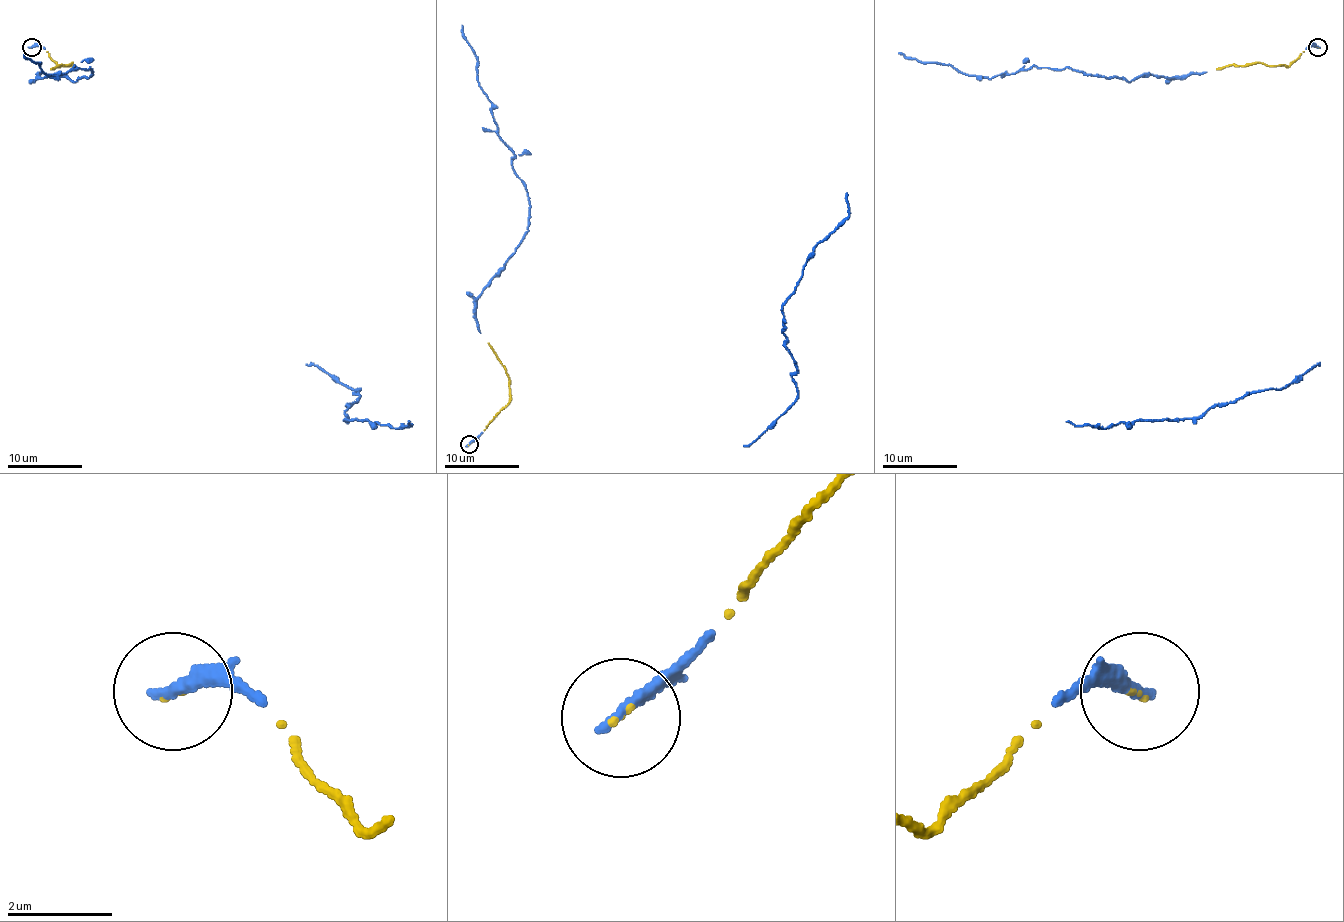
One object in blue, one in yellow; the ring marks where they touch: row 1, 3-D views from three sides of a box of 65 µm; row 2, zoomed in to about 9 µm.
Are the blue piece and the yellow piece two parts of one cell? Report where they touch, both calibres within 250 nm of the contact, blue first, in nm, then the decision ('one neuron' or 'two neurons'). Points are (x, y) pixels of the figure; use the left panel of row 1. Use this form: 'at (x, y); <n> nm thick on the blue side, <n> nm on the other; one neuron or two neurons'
at (32, 47); 280 nm thick on the blue side, 60 nm on the other; one neuron

